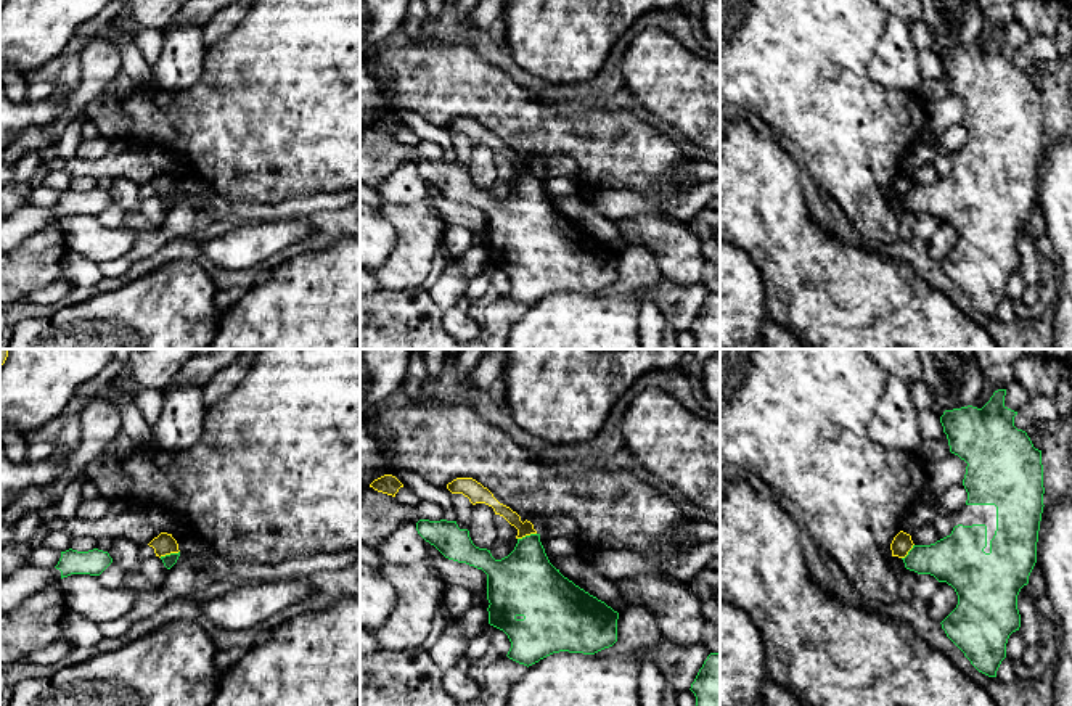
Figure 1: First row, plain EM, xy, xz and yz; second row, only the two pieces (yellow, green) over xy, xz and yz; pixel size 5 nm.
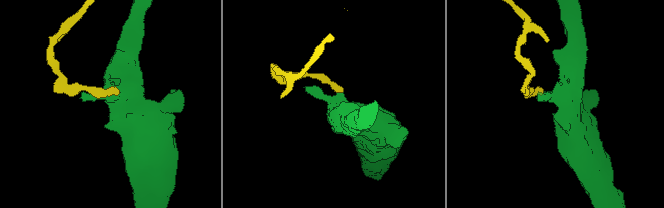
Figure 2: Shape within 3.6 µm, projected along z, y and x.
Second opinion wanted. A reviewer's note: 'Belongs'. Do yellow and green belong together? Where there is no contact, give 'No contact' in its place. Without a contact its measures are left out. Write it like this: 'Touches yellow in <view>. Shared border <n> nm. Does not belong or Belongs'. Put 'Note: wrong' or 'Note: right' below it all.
Touches yellow in xy. Shared border 110 nm. Does not belong
Note: wrong

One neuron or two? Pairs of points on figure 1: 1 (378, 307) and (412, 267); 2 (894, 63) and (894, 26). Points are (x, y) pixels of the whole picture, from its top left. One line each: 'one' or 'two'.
1: two
2: one

